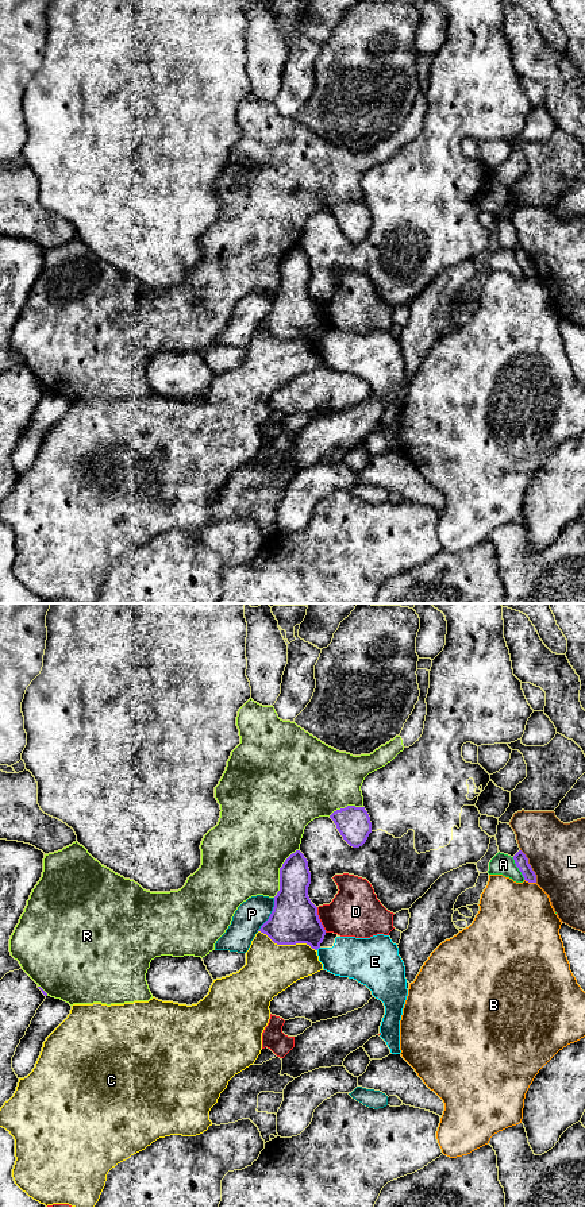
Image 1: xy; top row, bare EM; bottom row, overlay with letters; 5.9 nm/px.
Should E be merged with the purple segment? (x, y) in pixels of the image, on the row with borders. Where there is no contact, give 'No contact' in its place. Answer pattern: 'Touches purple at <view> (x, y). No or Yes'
Touches purple at xy (318, 948). No

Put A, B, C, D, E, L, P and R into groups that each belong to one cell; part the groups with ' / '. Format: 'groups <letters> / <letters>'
groups A D / B / C / E / L / P / R

